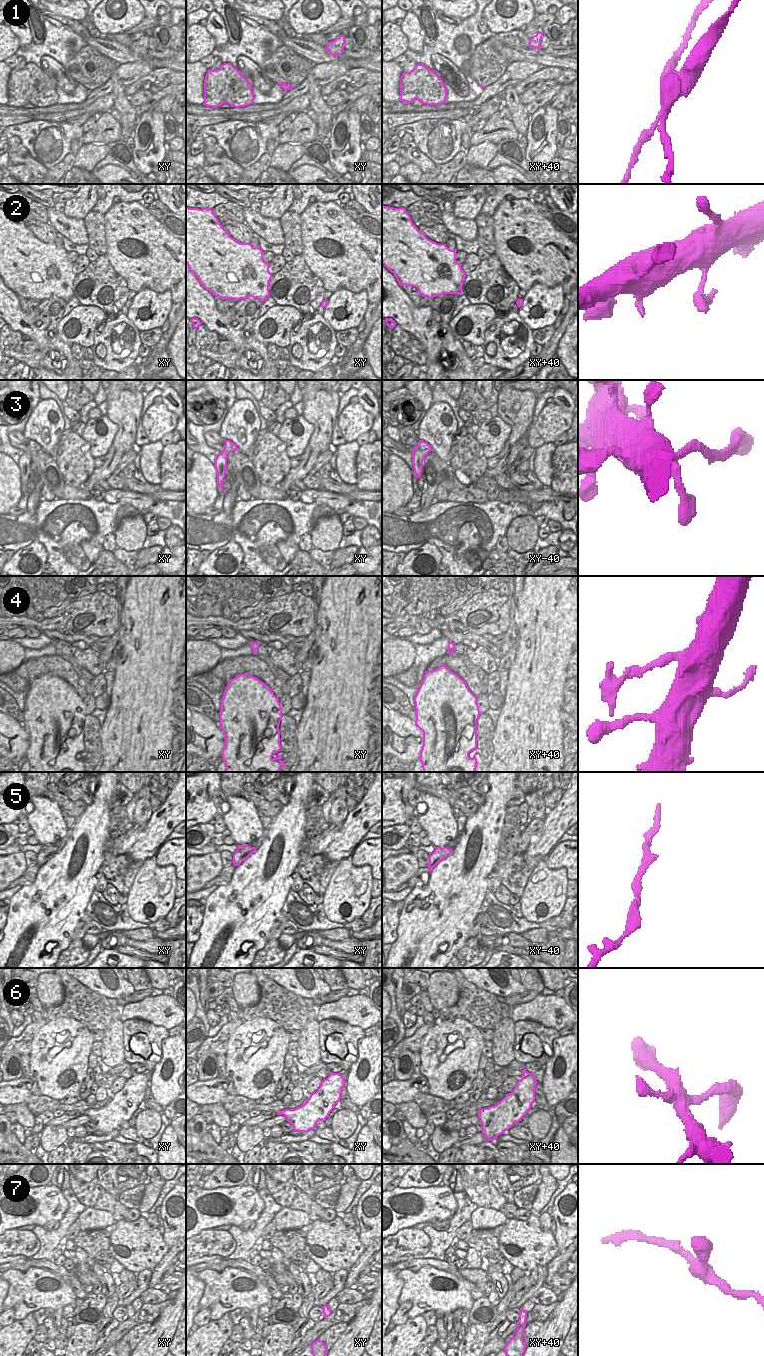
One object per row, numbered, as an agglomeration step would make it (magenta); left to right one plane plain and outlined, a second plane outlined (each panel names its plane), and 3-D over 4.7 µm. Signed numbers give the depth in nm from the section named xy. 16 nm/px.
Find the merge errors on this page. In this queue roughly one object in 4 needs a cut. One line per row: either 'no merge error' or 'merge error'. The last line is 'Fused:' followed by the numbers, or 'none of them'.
1: merge error
2: no merge error
3: merge error
4: no merge error
5: merge error
6: no merge error
7: no merge error
Fused: 1, 3, 5

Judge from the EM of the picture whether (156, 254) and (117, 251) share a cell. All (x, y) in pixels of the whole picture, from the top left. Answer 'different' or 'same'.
same

